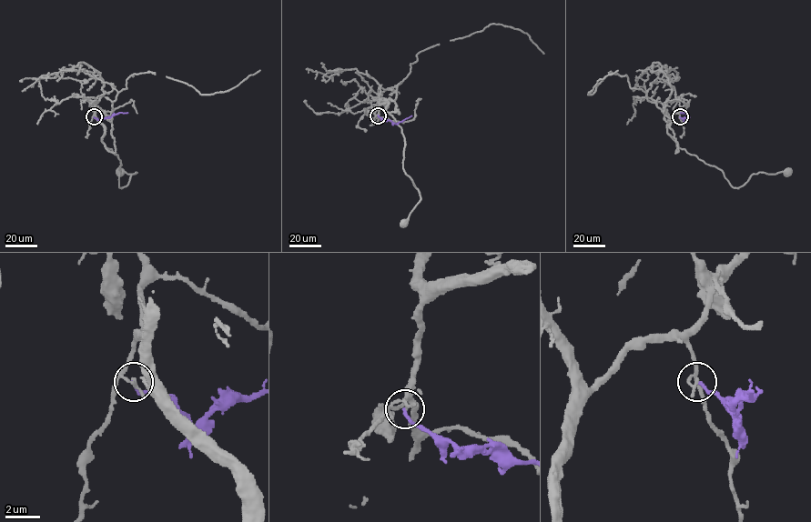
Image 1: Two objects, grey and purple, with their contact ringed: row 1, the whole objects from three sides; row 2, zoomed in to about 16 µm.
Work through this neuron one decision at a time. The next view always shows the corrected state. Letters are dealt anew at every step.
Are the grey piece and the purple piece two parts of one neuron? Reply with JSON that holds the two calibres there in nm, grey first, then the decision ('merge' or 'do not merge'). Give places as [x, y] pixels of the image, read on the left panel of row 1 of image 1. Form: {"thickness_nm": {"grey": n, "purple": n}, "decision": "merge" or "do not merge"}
{"thickness_nm": {"grey": 180, "purple": 170}, "decision": "do not merge"}

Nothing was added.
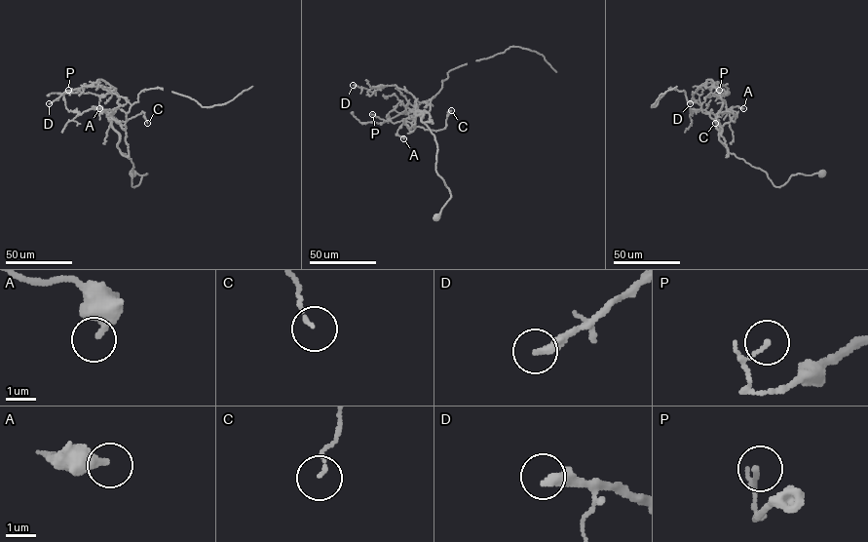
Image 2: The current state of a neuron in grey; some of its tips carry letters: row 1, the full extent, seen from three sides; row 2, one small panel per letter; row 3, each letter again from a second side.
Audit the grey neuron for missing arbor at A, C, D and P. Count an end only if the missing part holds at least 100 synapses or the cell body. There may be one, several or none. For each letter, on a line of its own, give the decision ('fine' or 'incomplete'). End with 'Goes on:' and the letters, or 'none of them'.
A: fine
C: fine
D: fine
P: fine
Goes on: none of them

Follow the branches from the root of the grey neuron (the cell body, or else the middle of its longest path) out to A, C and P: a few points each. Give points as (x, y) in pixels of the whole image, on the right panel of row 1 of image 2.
A: (820, 174), (792, 174), (775, 186), (765, 172), (729, 152), (719, 138), (716, 115), (733, 106), (743, 108)
C: (820, 174), (792, 174), (775, 186), (720, 140), (719, 129), (735, 115), (720, 112), (715, 123)
P: (820, 174), (792, 174), (775, 186), (765, 172), (729, 152), (716, 115), (720, 93), (728, 93), (719, 90)

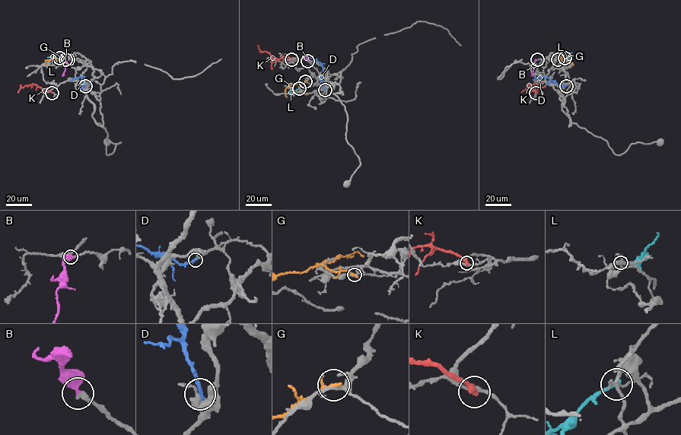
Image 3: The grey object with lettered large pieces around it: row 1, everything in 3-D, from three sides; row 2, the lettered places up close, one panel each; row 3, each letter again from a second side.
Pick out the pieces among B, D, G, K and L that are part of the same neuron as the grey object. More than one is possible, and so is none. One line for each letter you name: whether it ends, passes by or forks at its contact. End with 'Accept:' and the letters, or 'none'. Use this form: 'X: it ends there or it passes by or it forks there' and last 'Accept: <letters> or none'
B: it ends there
Accept: B

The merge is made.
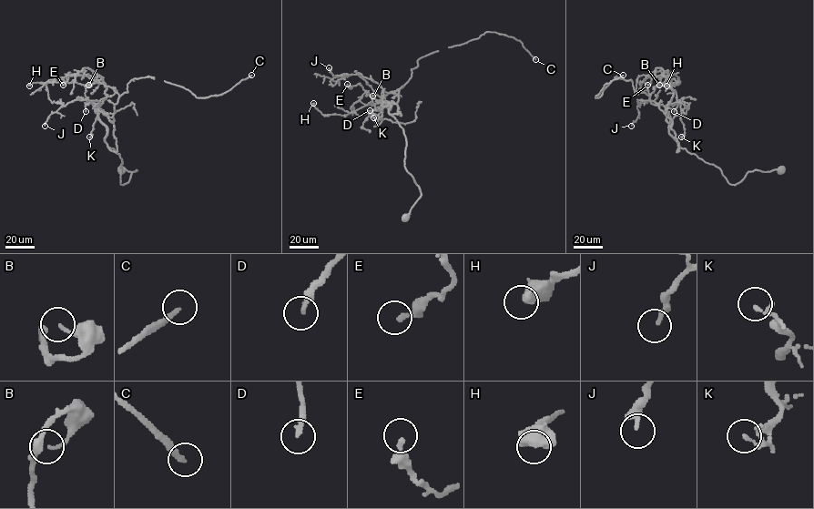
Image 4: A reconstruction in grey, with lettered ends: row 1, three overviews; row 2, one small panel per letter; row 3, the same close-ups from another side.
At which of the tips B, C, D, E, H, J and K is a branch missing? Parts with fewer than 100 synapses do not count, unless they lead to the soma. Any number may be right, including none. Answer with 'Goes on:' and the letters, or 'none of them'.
Goes on: C

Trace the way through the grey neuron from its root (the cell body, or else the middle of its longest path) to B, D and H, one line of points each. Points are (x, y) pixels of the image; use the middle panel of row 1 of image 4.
B: (405, 216), (421, 196), (404, 166), (406, 137), (391, 106), (376, 107), (372, 96)
D: (405, 216), (421, 196), (404, 166), (406, 137), (389, 113), (391, 106), (382, 108), (378, 125), (370, 110)
H: (405, 216), (421, 192), (405, 168), (406, 137), (391, 106), (381, 96), (345, 116), (323, 115), (313, 103)

